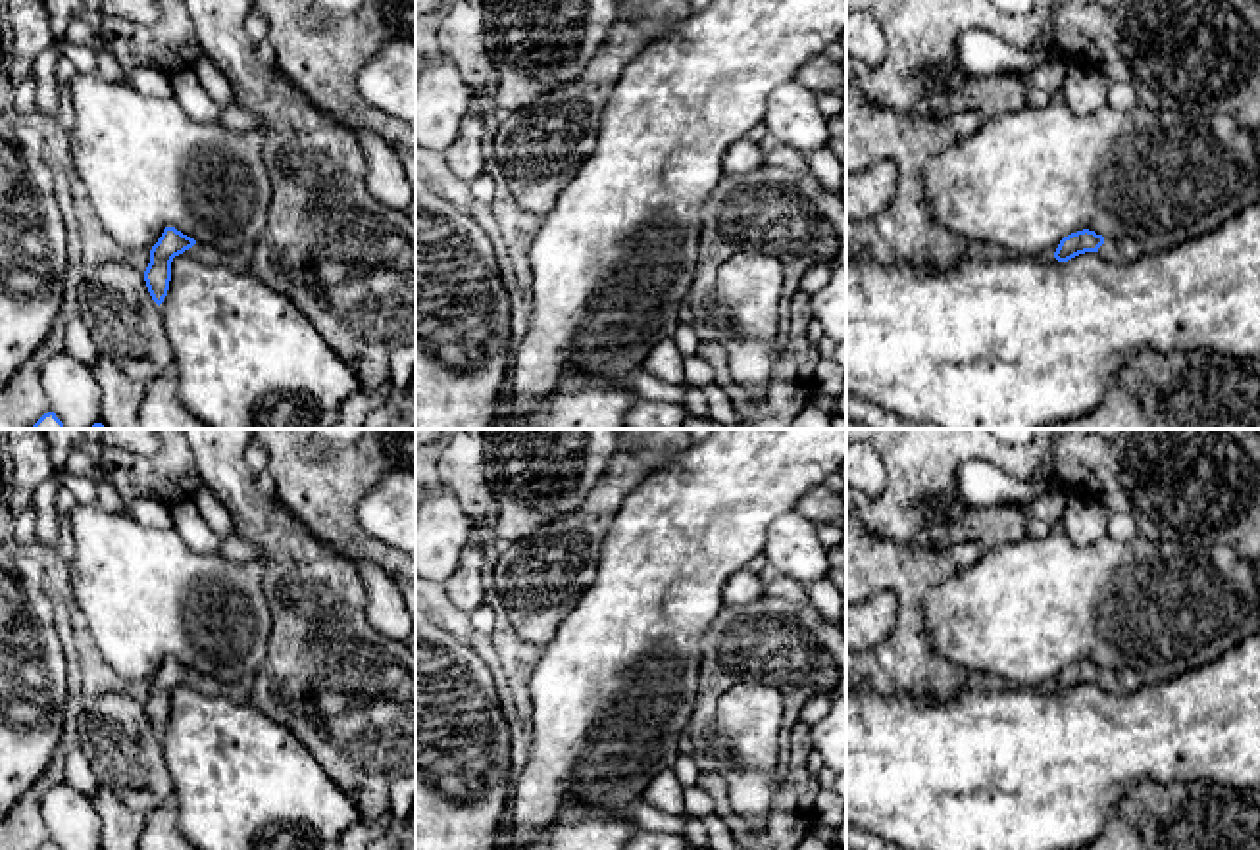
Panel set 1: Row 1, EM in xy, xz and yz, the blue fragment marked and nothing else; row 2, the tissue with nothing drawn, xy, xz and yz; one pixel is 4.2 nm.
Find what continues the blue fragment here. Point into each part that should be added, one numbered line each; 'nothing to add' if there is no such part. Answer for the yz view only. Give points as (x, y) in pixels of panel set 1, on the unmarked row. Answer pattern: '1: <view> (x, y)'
1: yz (1114, 681)

